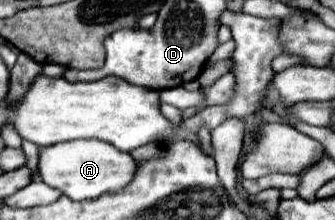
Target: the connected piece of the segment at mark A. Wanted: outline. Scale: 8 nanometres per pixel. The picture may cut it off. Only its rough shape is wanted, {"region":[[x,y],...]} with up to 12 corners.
{"region":[[110,142],[42,148],[38,174],[72,200],[124,190],[138,162]]}

